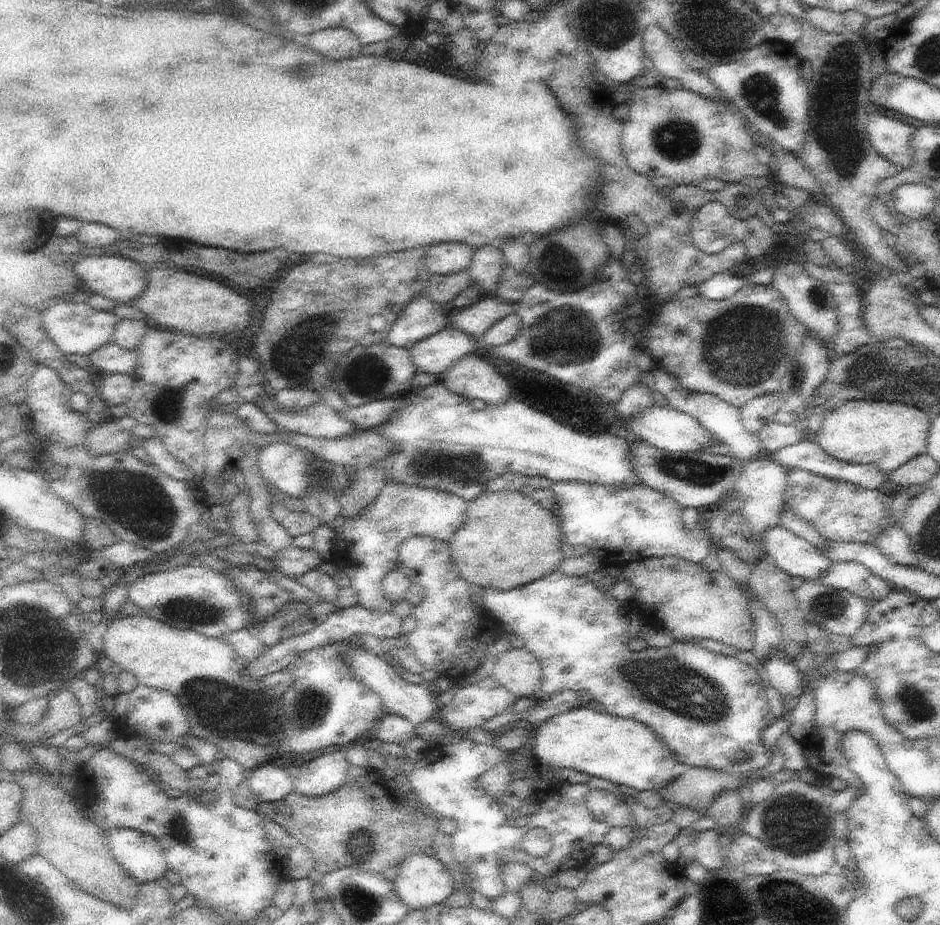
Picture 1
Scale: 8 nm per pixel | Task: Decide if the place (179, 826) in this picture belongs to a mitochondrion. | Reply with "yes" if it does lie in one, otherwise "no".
yes

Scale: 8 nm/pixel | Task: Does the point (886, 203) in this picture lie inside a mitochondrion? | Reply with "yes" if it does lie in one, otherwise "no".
no

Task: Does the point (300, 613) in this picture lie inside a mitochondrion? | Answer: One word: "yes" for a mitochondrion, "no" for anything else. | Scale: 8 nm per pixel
no

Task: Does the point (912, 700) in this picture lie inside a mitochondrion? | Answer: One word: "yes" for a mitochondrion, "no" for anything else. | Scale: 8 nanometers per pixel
yes

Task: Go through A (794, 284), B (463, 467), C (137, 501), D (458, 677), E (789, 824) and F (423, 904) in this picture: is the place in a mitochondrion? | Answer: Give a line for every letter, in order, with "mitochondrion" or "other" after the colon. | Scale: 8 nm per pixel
A: other
B: mitochondrion
C: mitochondrion
D: other
E: mitochondrion
F: other

